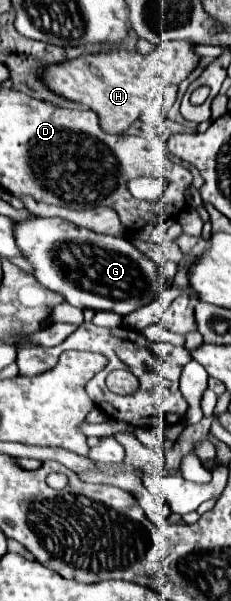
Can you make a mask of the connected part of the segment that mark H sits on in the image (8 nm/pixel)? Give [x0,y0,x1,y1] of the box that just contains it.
[40,40,200,134]

